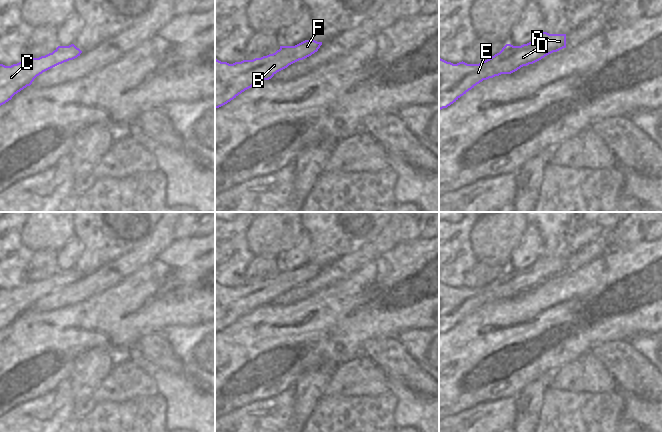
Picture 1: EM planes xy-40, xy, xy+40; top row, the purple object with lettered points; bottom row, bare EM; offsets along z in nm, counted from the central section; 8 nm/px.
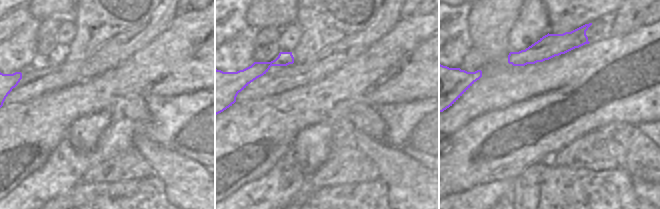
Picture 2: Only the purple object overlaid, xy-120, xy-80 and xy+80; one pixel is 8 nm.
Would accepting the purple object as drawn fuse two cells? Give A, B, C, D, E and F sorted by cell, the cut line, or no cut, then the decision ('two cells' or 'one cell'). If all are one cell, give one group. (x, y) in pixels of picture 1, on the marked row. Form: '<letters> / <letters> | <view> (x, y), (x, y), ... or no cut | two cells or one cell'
A B C D E F | no cut | one cell

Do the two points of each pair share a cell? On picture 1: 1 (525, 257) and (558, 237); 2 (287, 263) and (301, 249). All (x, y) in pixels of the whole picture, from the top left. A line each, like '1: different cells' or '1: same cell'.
1: different cells
2: same cell

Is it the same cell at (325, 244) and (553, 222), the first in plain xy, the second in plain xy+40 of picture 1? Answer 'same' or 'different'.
same

